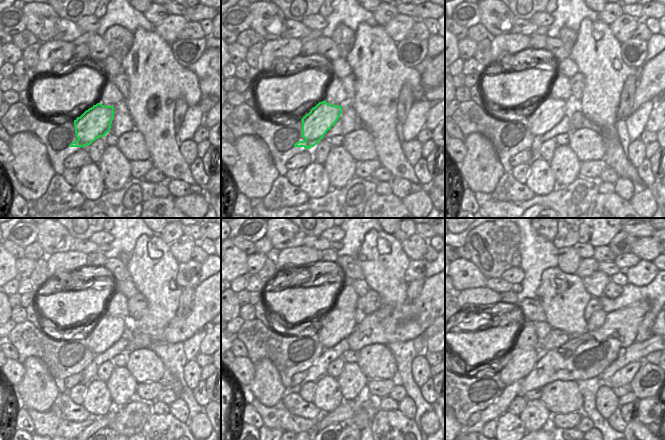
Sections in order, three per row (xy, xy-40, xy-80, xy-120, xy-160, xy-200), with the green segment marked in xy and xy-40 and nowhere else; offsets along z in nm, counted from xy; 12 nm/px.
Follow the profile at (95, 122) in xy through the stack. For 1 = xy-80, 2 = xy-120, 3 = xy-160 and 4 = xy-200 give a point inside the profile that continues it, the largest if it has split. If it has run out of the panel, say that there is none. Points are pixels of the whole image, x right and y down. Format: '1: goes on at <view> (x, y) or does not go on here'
1: goes on at xy-80 (549, 112)
2: goes on at xy-120 (101, 336)
3: goes on at xy-160 (329, 334)
4: goes on at xy-200 (523, 360)

